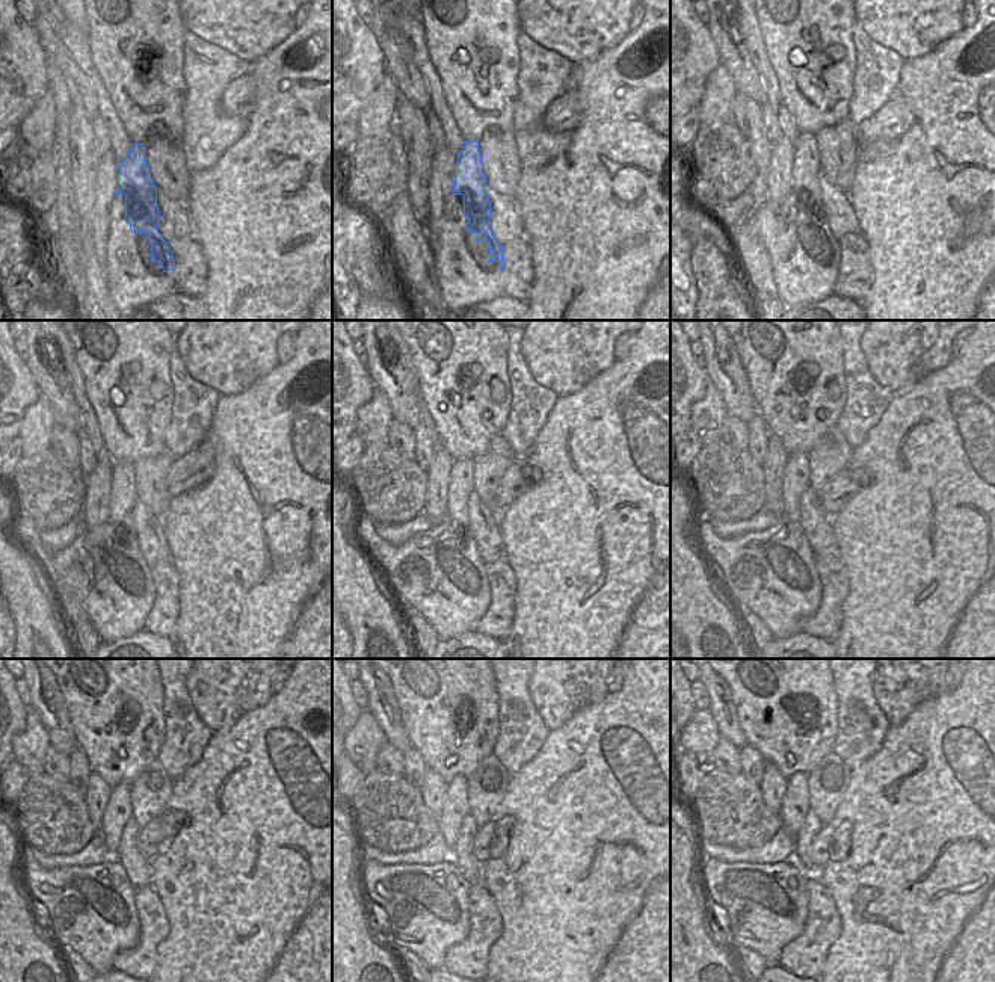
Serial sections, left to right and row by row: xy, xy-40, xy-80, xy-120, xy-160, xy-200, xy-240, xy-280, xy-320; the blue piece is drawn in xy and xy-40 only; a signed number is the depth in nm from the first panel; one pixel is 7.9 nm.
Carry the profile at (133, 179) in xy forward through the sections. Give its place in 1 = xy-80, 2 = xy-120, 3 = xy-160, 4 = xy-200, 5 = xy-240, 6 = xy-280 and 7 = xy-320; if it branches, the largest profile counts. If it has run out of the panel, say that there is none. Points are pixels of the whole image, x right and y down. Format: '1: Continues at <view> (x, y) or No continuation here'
1: Continues at xy-80 (807, 166)
2: Continues at xy-120 (123, 496)
3: Continues at xy-160 (461, 485)
4: Continues at xy-200 (796, 476)
5: Continues at xy-240 (118, 812)
6: Continues at xy-280 (455, 807)
7: Continues at xy-320 (796, 801)

